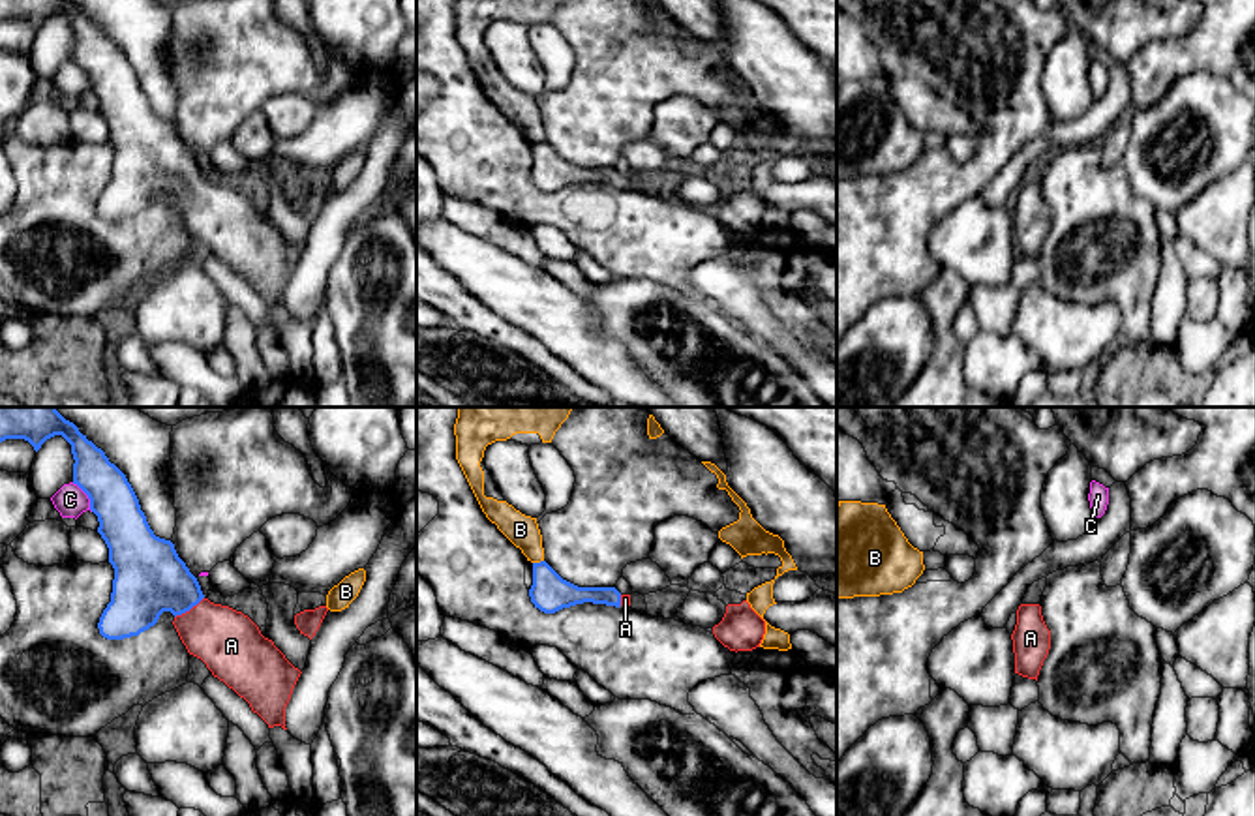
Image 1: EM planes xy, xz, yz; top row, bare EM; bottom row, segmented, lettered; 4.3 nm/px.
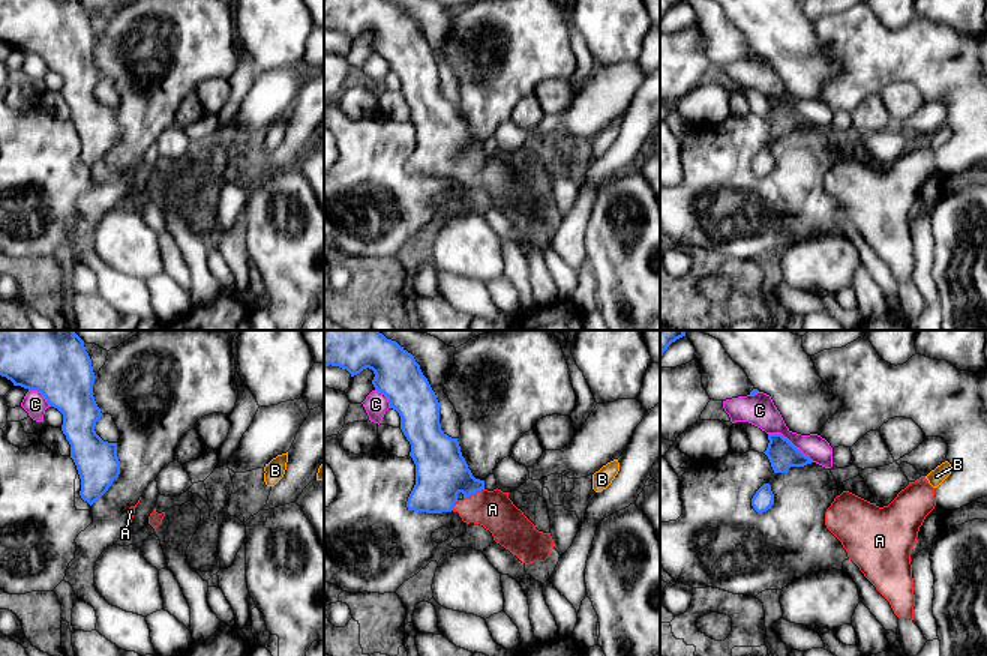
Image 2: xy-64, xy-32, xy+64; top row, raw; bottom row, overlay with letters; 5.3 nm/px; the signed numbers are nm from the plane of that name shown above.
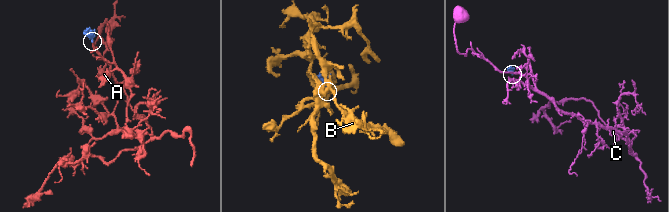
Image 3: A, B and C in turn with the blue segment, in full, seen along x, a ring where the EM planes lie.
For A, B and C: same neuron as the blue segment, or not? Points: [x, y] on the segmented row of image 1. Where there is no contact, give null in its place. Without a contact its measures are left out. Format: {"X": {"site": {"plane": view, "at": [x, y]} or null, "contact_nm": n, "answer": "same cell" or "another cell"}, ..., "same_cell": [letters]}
{"A": {"site": {"plane": "xy", "at": [188, 610]}, "contact_nm": 160, "answer": "same cell"}, "B": {"site": {"plane": "xz", "at": [537, 563]}, "contact_nm": 50, "answer": "another cell"}, "C": {"site": {"plane": "xy", "at": [87, 494]}, "contact_nm": 160, "answer": "another cell"}, "same_cell": ["A"]}

